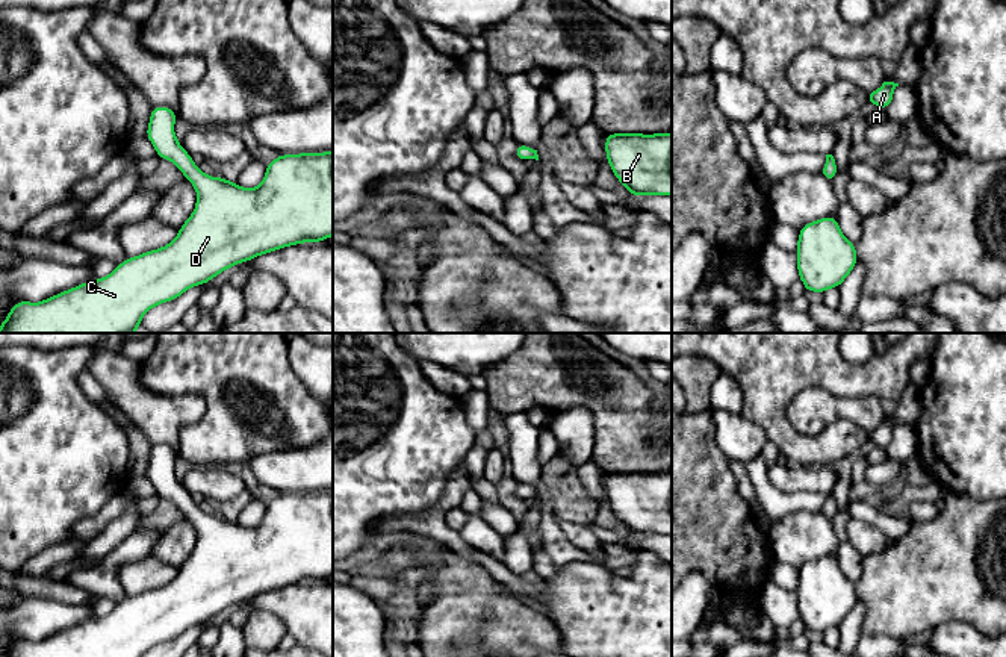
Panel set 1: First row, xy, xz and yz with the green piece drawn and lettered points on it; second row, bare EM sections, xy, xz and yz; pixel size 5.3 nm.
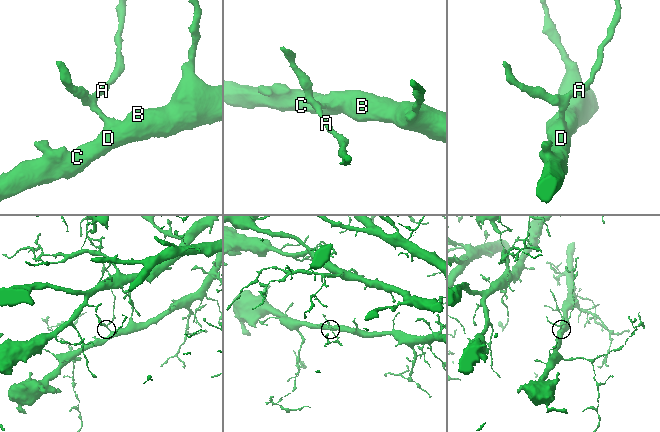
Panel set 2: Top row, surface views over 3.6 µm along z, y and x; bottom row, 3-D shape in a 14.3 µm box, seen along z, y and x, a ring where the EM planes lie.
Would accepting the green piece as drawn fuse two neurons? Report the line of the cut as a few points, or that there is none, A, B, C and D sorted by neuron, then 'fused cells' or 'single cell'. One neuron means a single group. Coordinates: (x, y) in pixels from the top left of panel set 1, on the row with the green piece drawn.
cut none; groups A B C D; single cell

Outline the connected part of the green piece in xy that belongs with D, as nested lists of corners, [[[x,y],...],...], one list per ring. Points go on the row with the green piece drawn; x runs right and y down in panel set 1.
[[[153,106],[145,136],[160,159],[172,162],[197,191],[191,216],[165,247],[127,257],[101,279],[88,280],[39,303],[17,301],[0,333],[135,333],[153,307],[209,283],[222,271],[284,247],[333,236],[333,151],[278,154],[257,188],[204,174],[174,133],[177,114]]]

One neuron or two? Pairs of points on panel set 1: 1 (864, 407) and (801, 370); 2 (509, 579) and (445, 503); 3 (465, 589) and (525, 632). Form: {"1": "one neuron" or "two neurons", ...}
{"1": "two neurons", "2": "one neuron", "3": "one neuron"}

